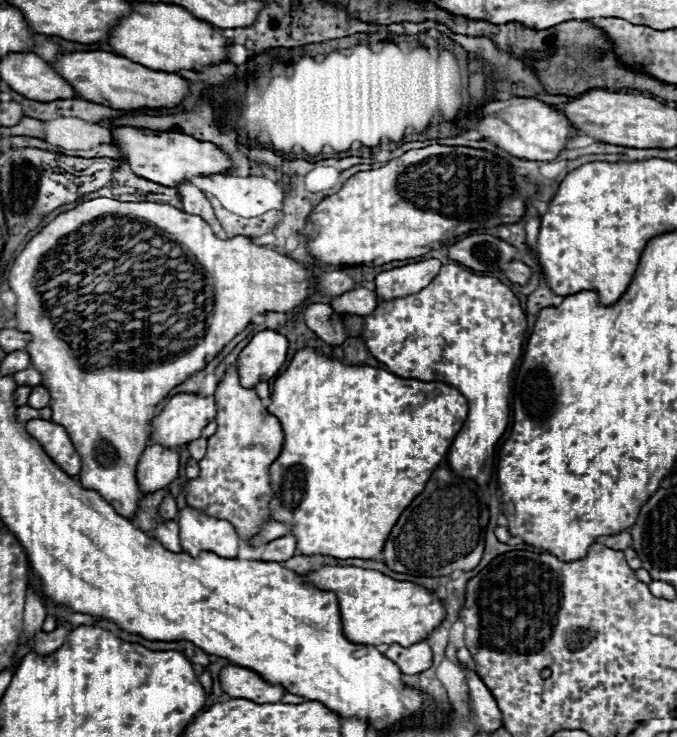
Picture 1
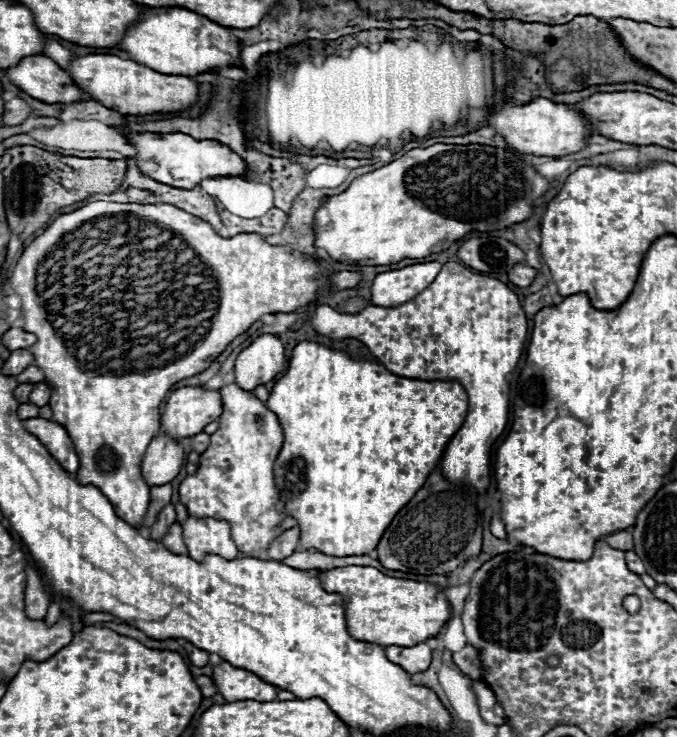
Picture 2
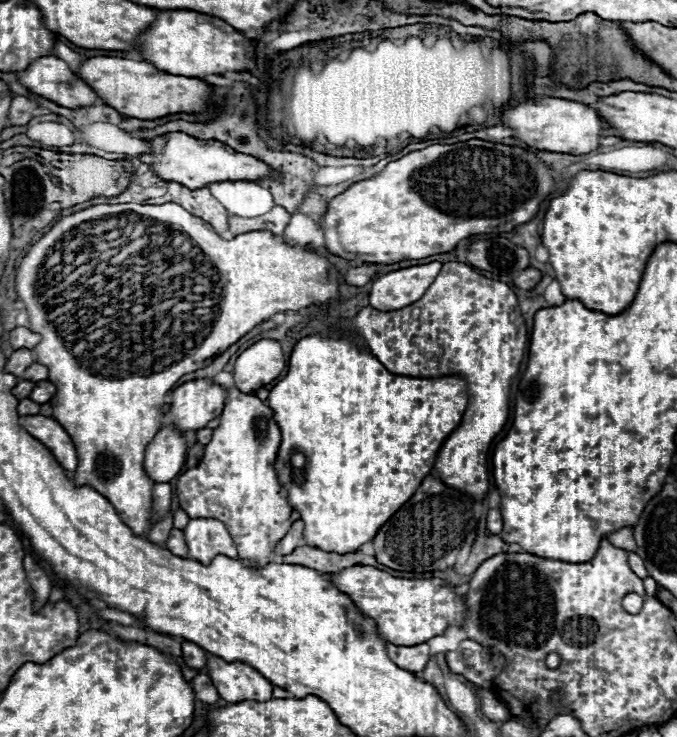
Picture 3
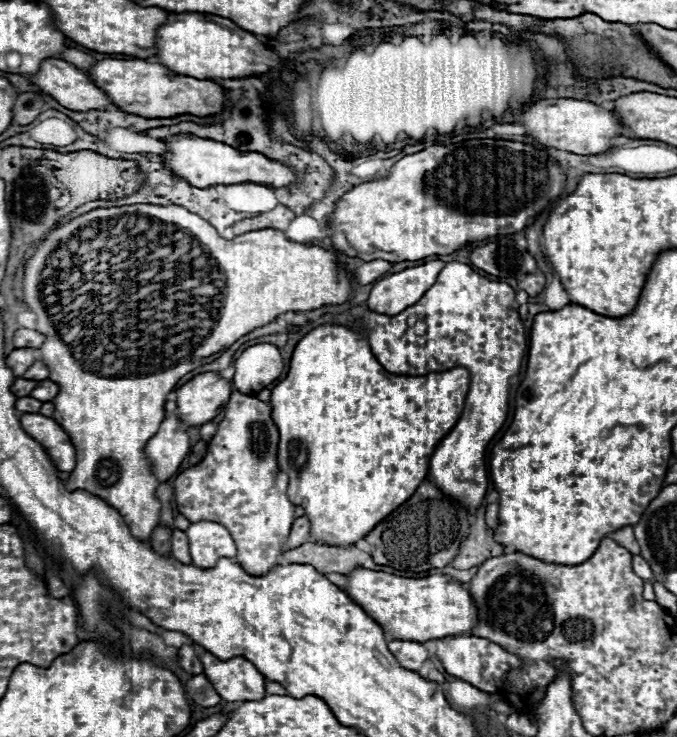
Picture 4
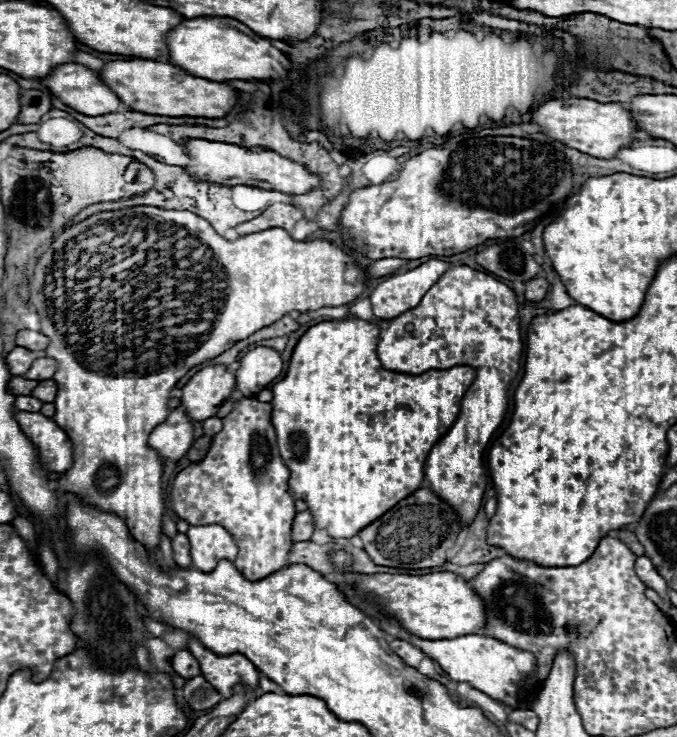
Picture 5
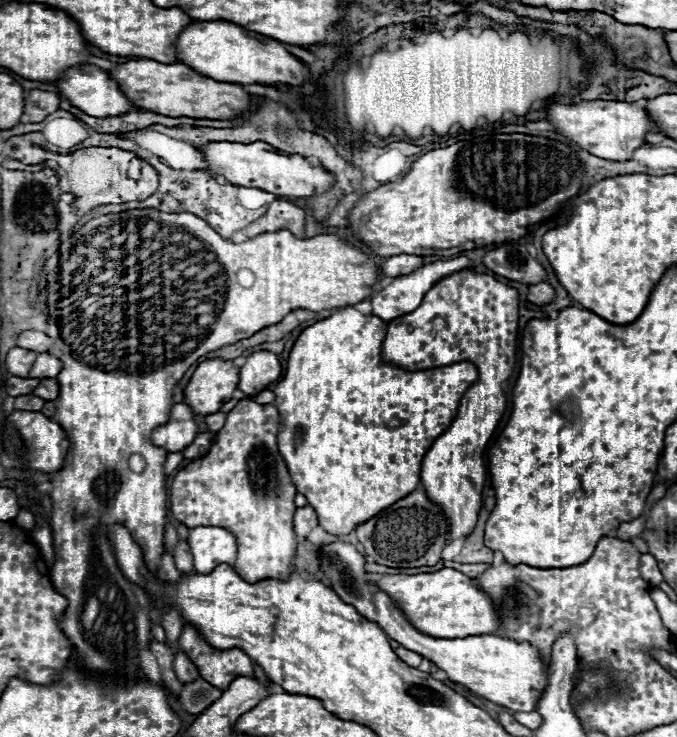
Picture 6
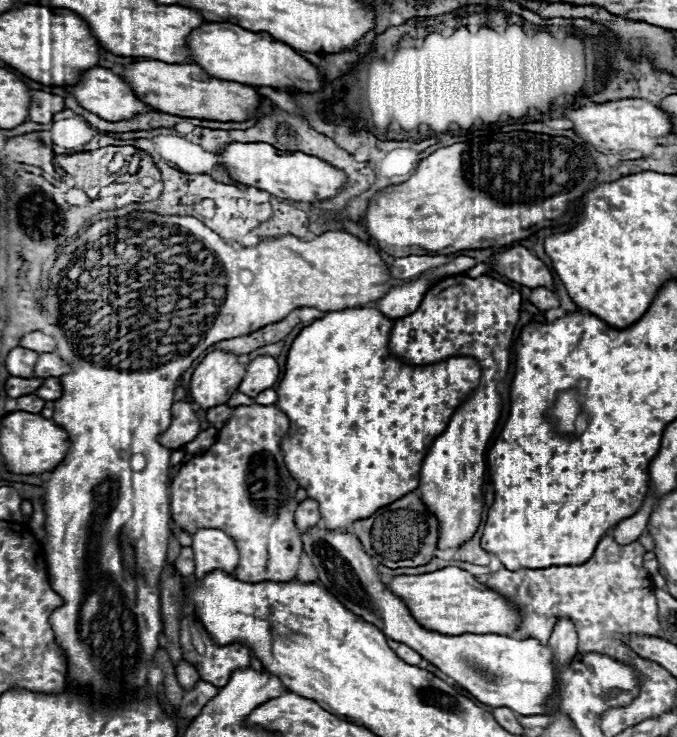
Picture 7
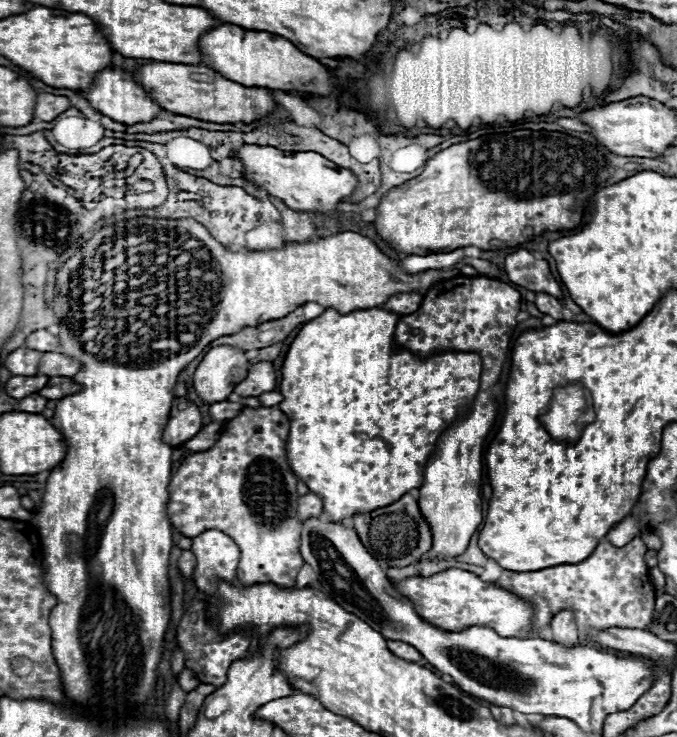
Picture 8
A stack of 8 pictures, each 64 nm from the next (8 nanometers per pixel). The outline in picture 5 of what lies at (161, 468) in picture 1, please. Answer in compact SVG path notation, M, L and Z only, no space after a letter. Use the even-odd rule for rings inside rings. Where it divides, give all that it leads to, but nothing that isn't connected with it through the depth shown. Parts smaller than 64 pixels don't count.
M176 408L160 426L154 428L148 438L148 444L160 456L162 462L178 462L190 450L192 436L192 422L186 418L184 408Z

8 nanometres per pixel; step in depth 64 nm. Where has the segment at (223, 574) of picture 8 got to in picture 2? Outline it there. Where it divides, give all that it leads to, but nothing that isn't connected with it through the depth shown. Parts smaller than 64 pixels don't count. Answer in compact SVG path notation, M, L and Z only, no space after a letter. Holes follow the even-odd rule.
M188 516L182 524L182 530L188 556L194 560L202 560L206 554L218 554L226 560L238 557L238 548L232 540L230 524L226 520Z

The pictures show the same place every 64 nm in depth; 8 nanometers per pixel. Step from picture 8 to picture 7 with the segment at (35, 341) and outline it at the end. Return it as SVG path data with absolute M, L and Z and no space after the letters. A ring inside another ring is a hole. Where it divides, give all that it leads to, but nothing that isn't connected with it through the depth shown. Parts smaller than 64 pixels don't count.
M38 330L24 334L22 340L20 340L20 346L22 348L32 348L34 352L54 352L56 350L54 338L46 336L46 334L38 332Z

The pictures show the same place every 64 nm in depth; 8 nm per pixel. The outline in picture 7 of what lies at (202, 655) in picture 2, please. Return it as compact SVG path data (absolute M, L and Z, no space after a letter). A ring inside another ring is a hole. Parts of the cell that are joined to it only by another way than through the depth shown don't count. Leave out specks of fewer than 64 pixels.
M180 660L176 664L176 676L178 676L178 682L182 688L192 688L200 678L198 678L198 670L186 662L186 660Z

